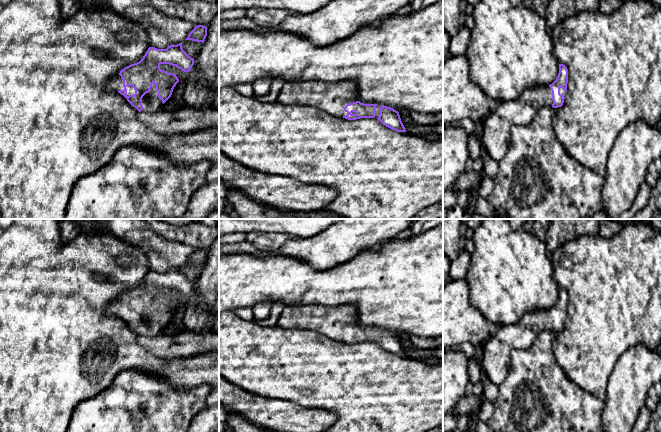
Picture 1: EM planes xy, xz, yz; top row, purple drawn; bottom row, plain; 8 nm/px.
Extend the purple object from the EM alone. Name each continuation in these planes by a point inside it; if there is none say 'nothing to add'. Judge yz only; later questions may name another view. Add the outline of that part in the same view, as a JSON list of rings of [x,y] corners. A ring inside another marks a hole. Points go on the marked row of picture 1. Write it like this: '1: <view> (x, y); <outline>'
1: yz (497, 127); [[[533,86],[516,99],[501,101],[484,122],[483,142],[490,157],[499,162],[508,151],[511,128],[529,124],[538,110],[552,104],[549,86]]]

